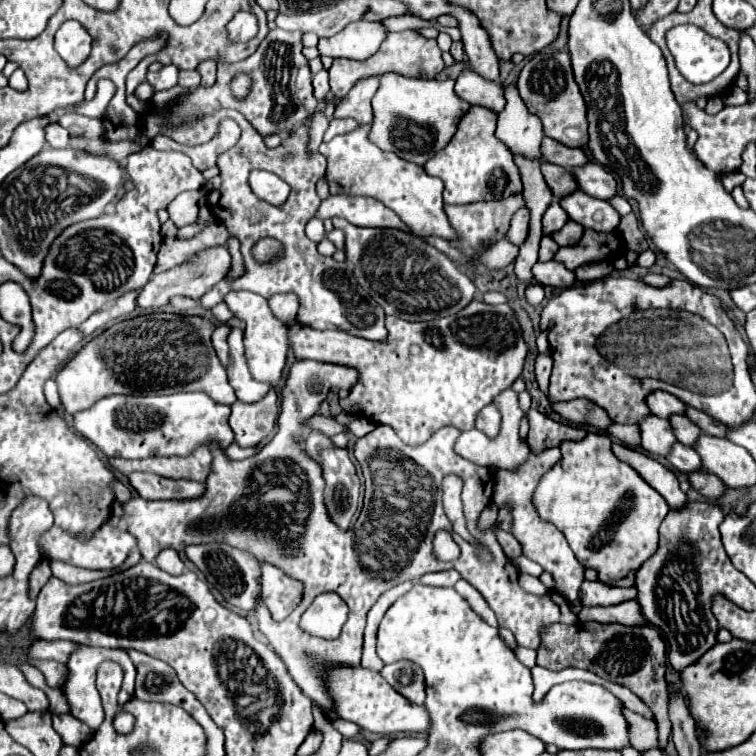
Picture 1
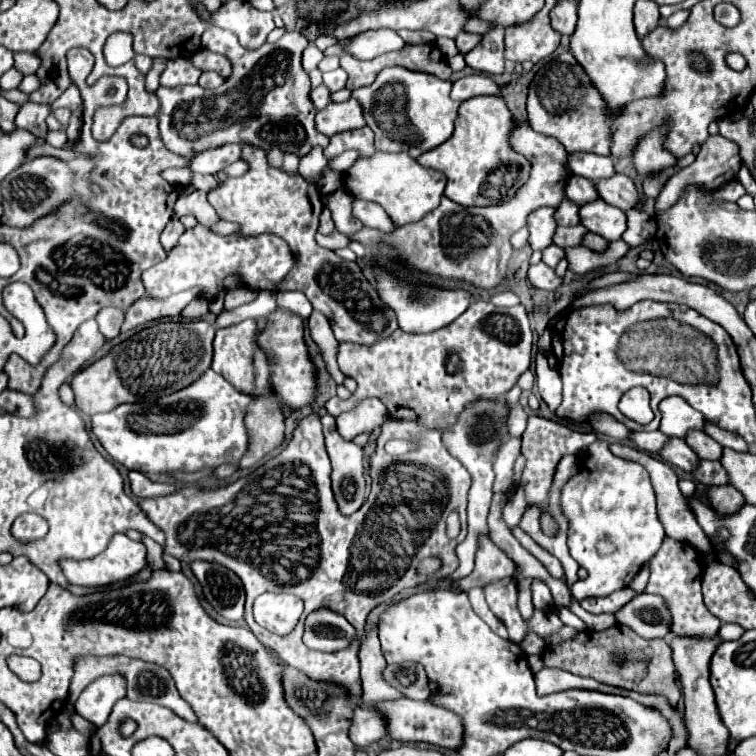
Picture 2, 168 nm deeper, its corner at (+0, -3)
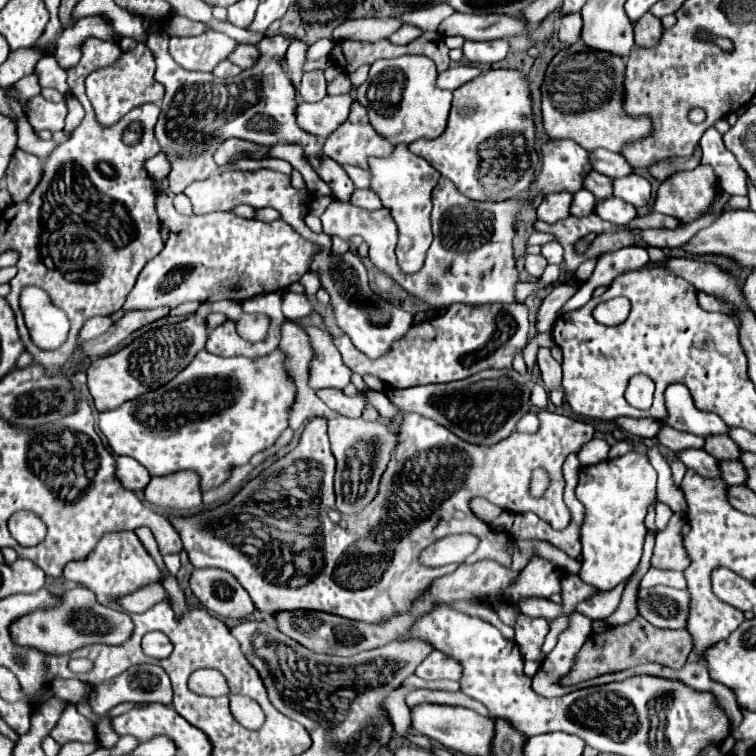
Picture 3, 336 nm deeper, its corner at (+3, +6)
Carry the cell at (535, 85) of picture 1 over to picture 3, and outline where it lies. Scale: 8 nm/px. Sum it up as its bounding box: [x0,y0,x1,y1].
[542,42,650,152]

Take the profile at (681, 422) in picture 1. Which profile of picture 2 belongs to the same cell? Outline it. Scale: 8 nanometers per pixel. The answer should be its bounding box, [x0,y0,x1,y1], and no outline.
[685,431,723,461]

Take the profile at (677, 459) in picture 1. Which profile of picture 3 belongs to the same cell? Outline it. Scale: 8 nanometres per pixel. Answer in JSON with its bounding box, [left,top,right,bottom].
[718,460,746,484]

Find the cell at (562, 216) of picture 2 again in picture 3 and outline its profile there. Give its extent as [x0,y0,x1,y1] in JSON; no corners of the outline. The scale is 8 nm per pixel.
[570,190,596,216]

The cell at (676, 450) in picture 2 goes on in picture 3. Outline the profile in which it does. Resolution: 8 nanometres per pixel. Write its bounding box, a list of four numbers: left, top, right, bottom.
[676,450,720,478]

